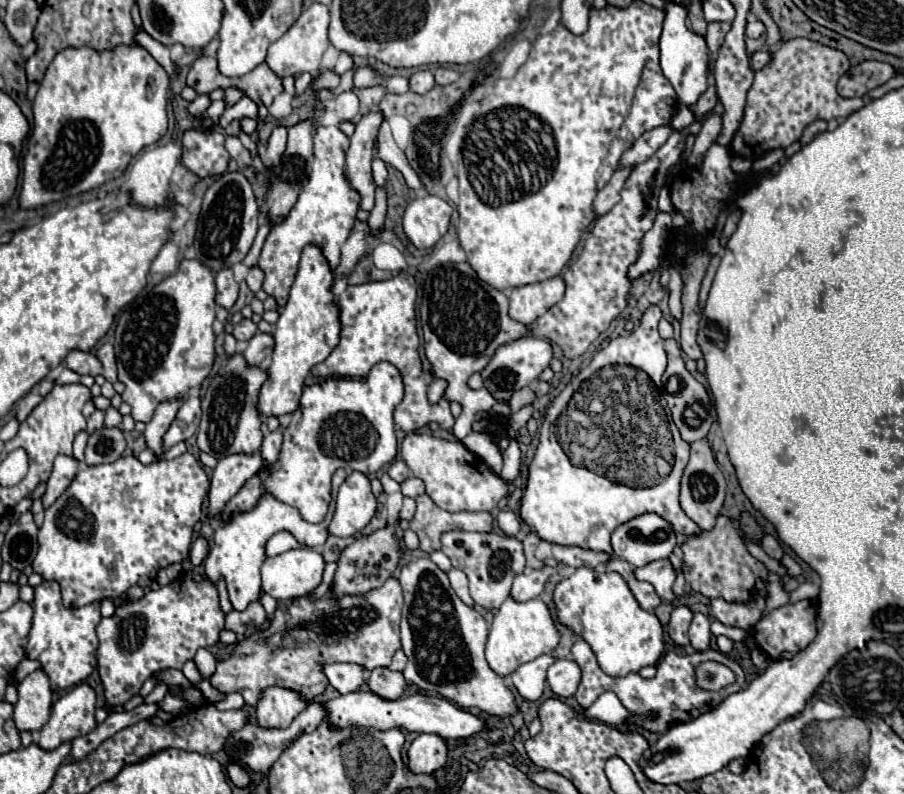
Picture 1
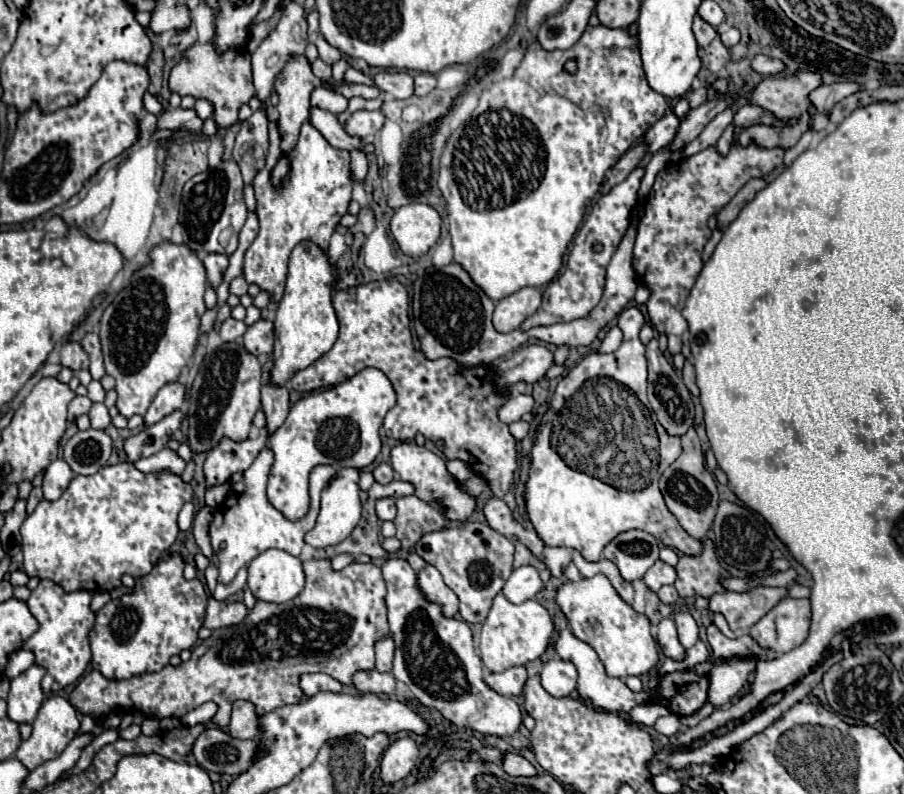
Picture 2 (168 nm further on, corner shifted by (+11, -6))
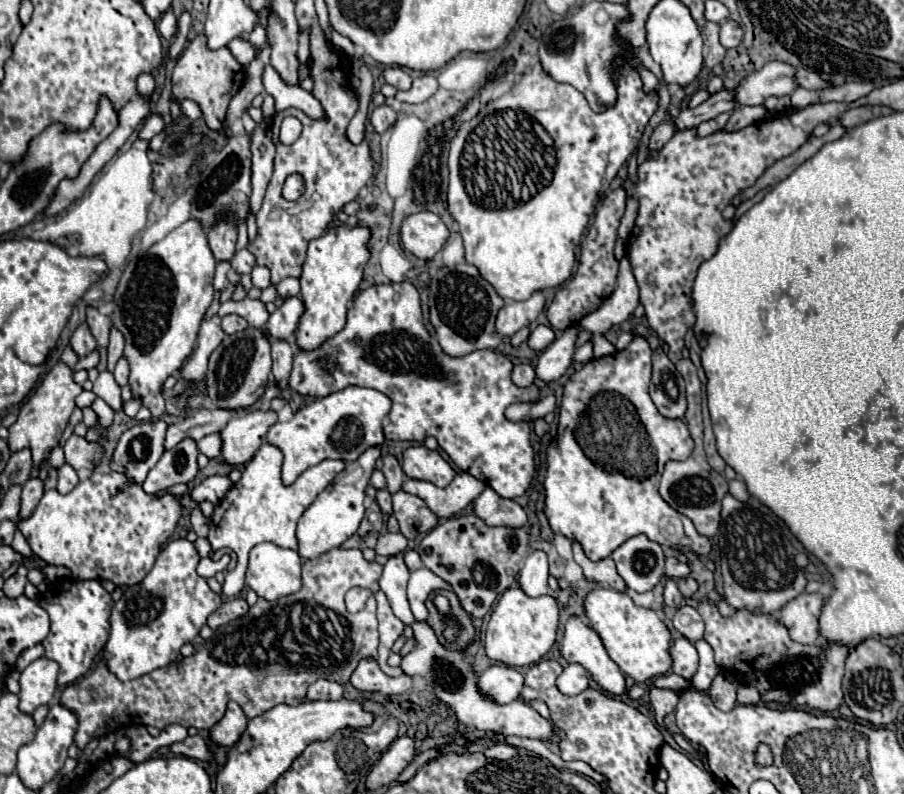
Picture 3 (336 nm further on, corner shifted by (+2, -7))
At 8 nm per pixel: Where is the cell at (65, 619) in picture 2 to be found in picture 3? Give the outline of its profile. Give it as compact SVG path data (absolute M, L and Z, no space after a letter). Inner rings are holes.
M62 580L50 584L48 590L38 596L38 604L48 612L52 624L50 634L42 642L46 658L60 664L58 686L68 686L82 678L94 664L94 658L102 652L108 640L108 616L114 602L98 580Z

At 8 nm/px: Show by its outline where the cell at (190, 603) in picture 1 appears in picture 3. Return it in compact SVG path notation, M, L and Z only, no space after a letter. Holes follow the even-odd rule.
M184 538L168 542L158 554L150 574L140 584L126 588L114 604L104 660L118 680L136 680L174 662L180 648L194 642L208 616L222 604L220 594L212 592L206 580L198 576L198 560L200 556L192 542Z

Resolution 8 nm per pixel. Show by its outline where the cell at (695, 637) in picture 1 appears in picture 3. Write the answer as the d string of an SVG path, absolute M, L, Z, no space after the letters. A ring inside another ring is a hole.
M682 606L674 614L674 628L686 636L690 642L698 642L704 638L704 622L700 614L692 606Z

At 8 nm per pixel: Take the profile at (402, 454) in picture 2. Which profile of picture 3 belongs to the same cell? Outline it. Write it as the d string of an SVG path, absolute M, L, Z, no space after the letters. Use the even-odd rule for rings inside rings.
M410 446L402 458L402 470L408 478L426 480L436 486L446 486L456 476L456 470L438 452L426 446Z

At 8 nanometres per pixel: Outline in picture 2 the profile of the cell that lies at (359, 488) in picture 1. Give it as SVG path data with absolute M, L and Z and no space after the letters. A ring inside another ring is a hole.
M345 467L335 473L335 477L329 481L329 485L321 491L321 509L317 515L317 523L305 535L305 543L309 543L311 547L329 547L329 545L341 543L343 539L347 539L351 535L357 521L361 519L361 501L359 501L357 481L359 481L357 469Z

